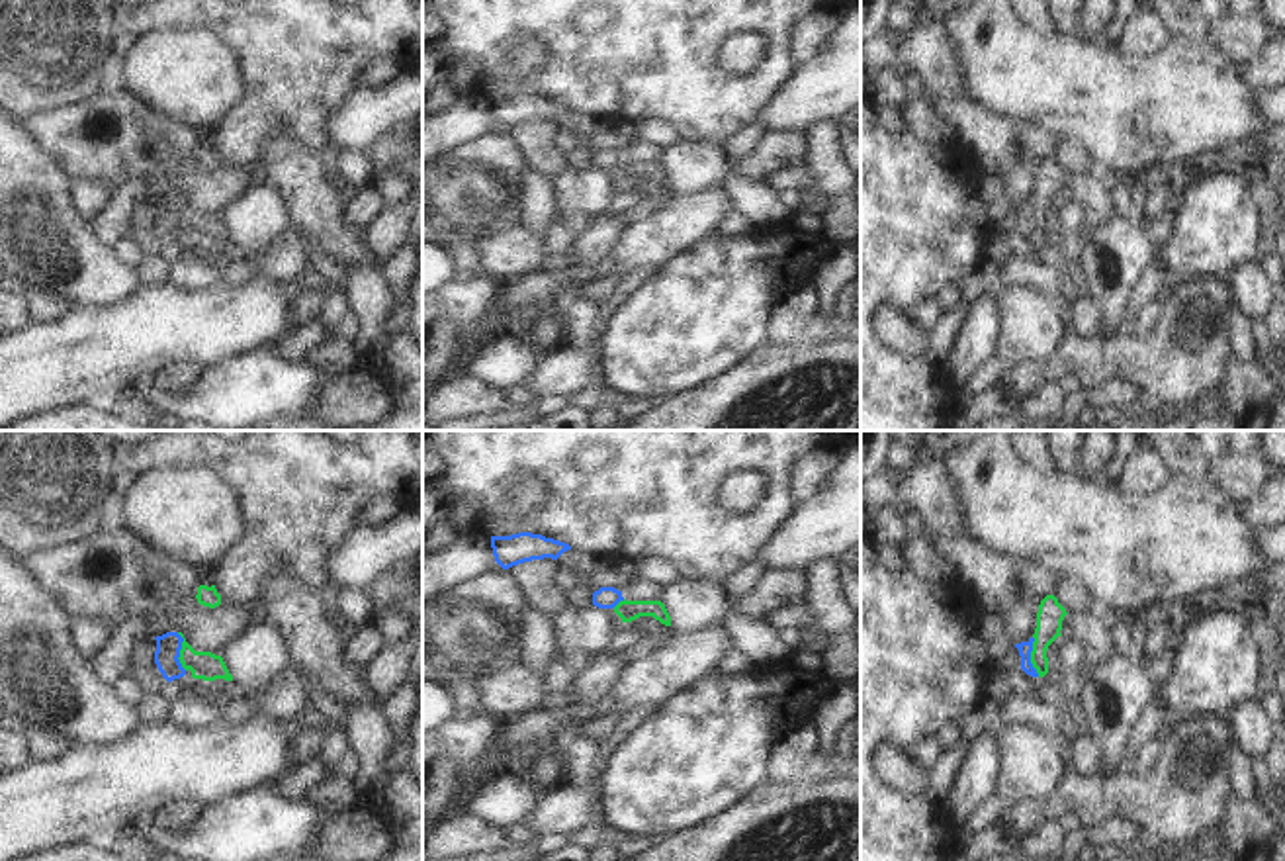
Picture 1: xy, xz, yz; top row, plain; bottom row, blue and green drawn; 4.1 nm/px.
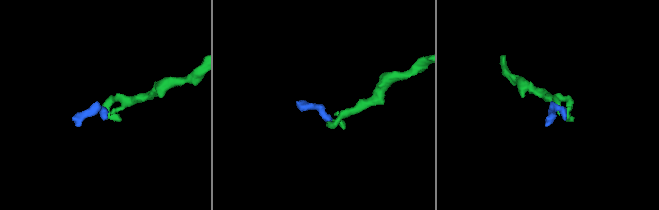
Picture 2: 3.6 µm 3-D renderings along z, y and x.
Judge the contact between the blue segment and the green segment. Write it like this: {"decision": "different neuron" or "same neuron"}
{"decision": "different neuron"}

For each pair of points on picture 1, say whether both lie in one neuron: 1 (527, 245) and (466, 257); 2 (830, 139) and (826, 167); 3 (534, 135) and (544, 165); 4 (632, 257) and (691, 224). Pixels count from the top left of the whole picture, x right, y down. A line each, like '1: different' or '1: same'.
1: different
2: same
3: same
4: same

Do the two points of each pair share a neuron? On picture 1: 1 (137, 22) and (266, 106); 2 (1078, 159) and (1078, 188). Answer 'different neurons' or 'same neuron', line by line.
1: same neuron
2: different neurons

